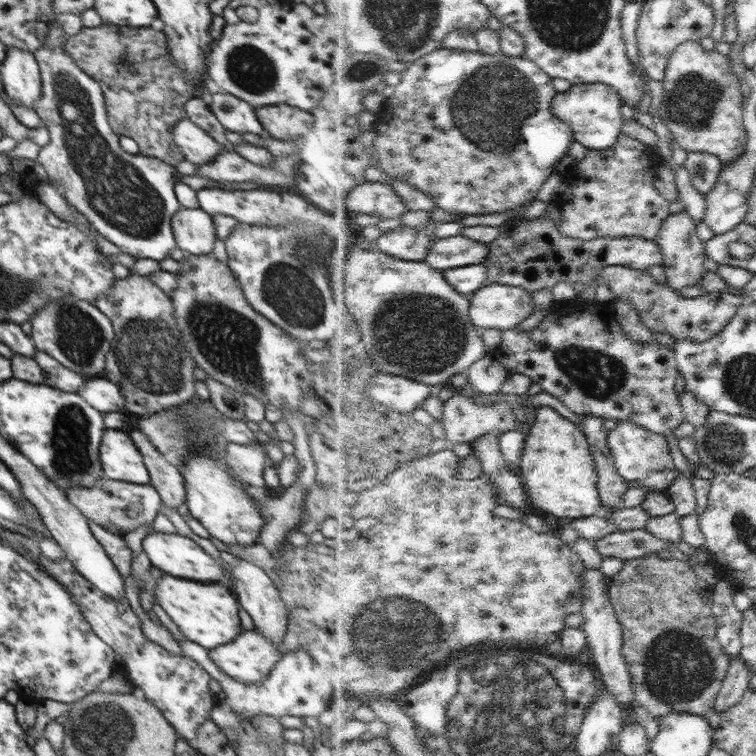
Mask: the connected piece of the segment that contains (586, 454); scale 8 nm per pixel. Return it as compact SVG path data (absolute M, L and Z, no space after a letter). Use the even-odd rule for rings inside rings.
M552 406L537 410L520 474L527 484L530 501L540 509L572 520L602 513L600 476L586 431Z

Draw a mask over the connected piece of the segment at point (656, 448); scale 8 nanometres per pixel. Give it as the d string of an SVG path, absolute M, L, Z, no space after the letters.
M618 421L618 426L608 436L608 442L617 463L618 473L632 488L643 487L650 493L669 491L680 476L672 450L665 434L658 434L638 422Z

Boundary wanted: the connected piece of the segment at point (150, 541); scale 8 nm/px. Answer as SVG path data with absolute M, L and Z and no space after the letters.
M148 534L143 541L143 550L148 555L152 566L156 566L165 574L201 583L219 583L224 580L224 565L218 559L204 551L196 542L176 534Z

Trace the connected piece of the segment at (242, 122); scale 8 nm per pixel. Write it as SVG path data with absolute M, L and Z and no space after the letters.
M230 93L209 94L209 108L227 131L264 135L255 108Z

